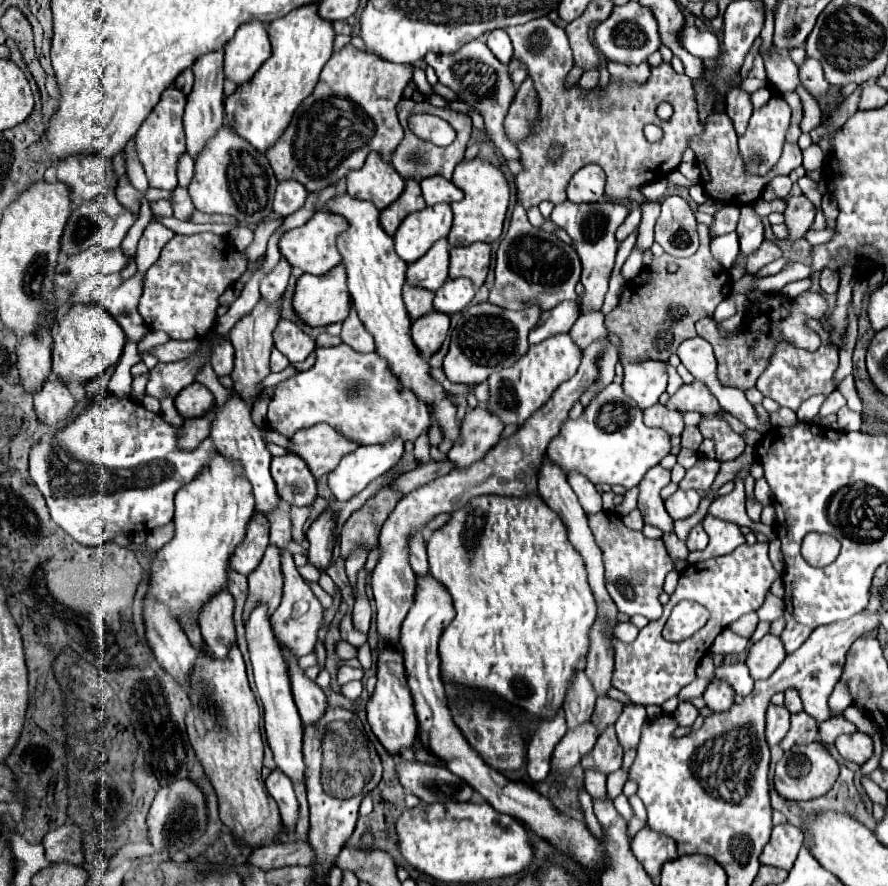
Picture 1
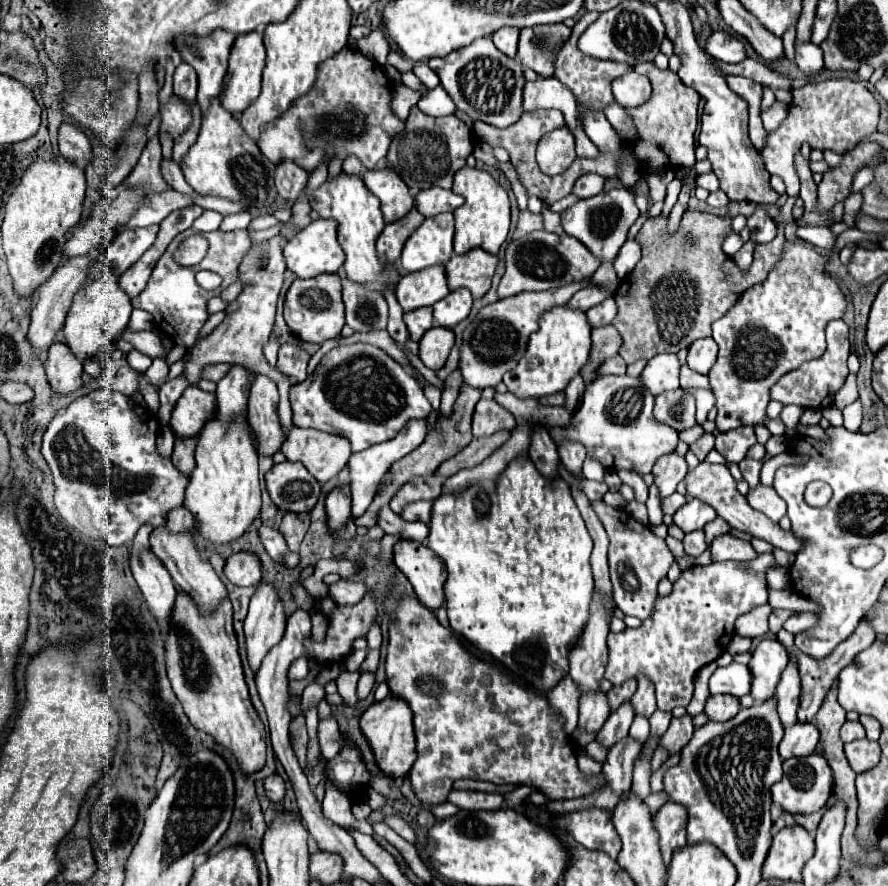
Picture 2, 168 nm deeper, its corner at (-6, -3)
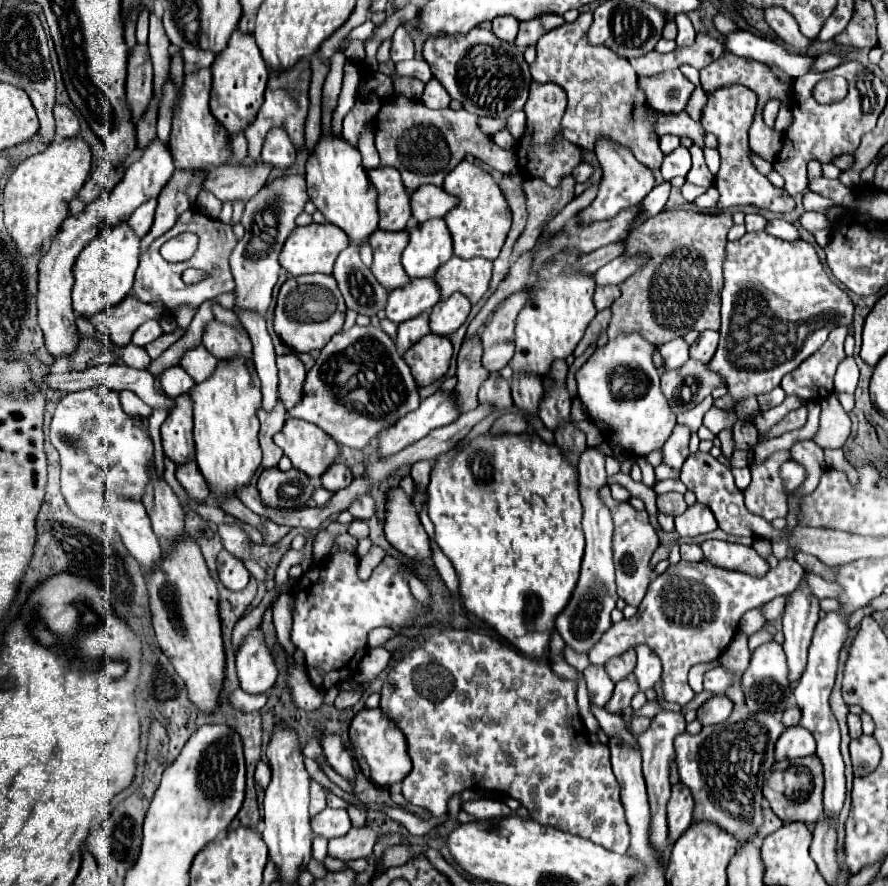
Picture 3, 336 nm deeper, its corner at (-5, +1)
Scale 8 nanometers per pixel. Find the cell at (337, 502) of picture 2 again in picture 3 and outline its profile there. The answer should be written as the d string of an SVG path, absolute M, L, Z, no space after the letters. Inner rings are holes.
M335 464L335 466L331 466L331 470L327 470L321 476L321 486L335 494L337 490L347 488L351 484L351 480L353 480L351 470L347 466L343 466L343 464Z

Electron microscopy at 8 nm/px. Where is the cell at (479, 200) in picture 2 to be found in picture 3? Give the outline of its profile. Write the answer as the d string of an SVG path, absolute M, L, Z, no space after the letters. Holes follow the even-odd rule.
M463 160L455 170L451 170L451 174L447 174L443 188L459 198L459 204L445 216L445 222L453 236L455 256L459 258L483 256L487 260L495 260L511 228L511 210L499 184L493 180L489 172Z

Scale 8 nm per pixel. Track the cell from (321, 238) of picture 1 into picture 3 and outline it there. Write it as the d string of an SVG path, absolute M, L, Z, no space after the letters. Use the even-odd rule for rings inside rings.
M307 224L307 226L297 226L291 236L287 238L281 256L279 256L279 264L293 276L301 276L301 274L331 274L333 272L333 264L339 256L341 250L345 250L349 246L347 236L335 226L335 224Z

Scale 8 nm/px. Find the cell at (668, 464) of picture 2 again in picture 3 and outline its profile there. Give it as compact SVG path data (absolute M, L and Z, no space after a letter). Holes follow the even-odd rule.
M675 426L671 438L663 444L663 464L667 464L673 470L681 470L683 462L689 456L689 428L687 426Z

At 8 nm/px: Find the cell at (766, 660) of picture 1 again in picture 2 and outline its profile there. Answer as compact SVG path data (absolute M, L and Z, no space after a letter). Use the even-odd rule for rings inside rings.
M764 638L756 646L752 660L748 664L752 674L750 696L754 698L754 704L774 698L776 684L780 682L780 674L784 672L786 664L788 664L788 652L778 640Z

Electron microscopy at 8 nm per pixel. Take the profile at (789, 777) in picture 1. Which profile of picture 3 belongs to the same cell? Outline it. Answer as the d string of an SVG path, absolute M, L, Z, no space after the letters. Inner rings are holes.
M805 756L793 760L793 764L783 772L785 790L777 792L769 784L763 786L763 796L769 800L771 810L783 822L817 822L823 816L823 766L817 756Z

